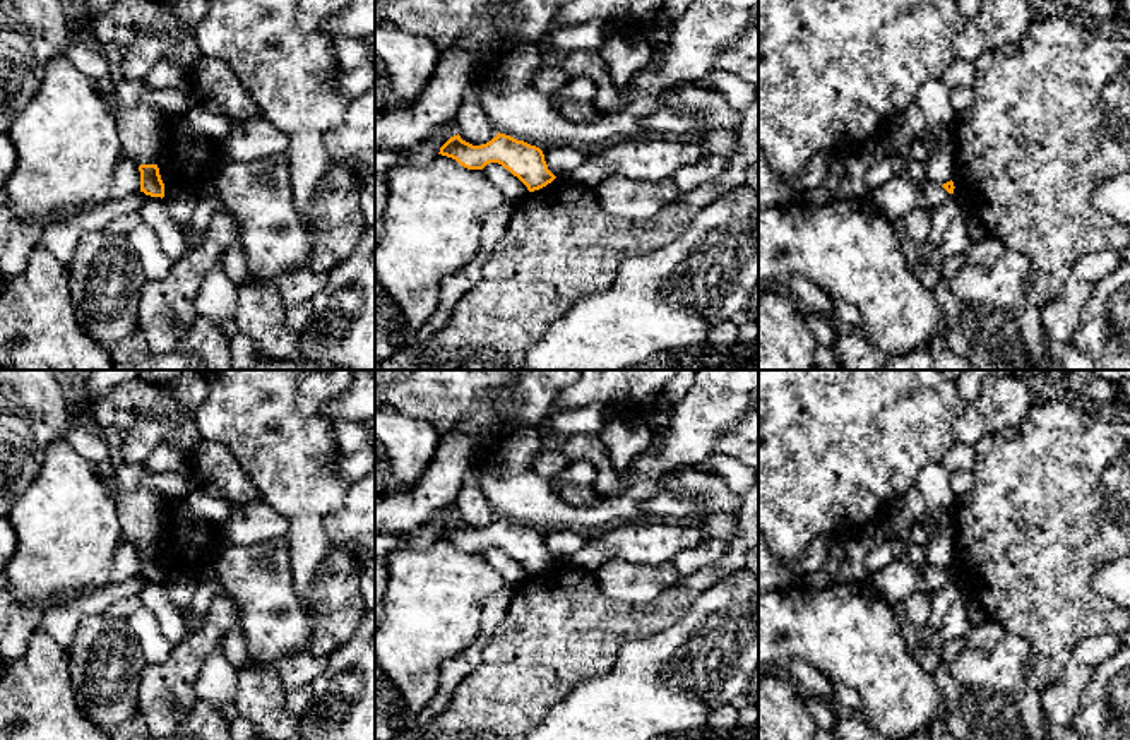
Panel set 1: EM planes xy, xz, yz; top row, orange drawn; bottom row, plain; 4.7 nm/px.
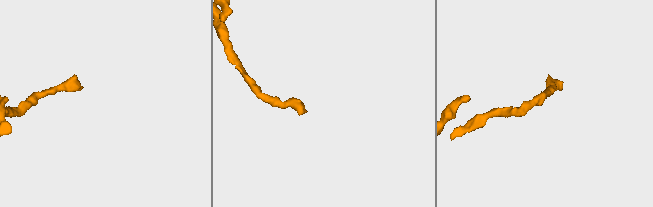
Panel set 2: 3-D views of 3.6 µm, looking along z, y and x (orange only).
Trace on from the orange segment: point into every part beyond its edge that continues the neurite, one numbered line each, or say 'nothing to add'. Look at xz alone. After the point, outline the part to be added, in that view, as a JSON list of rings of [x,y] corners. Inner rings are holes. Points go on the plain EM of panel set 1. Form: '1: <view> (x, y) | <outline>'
nothing to add

